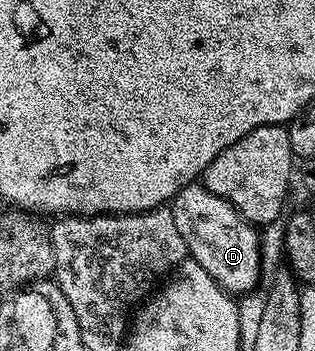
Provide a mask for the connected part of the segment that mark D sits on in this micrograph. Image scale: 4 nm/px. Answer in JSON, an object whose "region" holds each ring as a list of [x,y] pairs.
{"region":[[[193,183],[182,187],[182,191],[178,191],[178,195],[173,197],[170,202],[170,208],[174,215],[174,224],[178,226],[178,235],[182,235],[188,248],[188,257],[197,261],[202,267],[206,267],[208,274],[227,293],[243,295],[252,292],[261,284],[261,234],[258,232],[257,226],[253,225],[251,221],[247,221],[229,201],[211,193],[203,183]]]}

